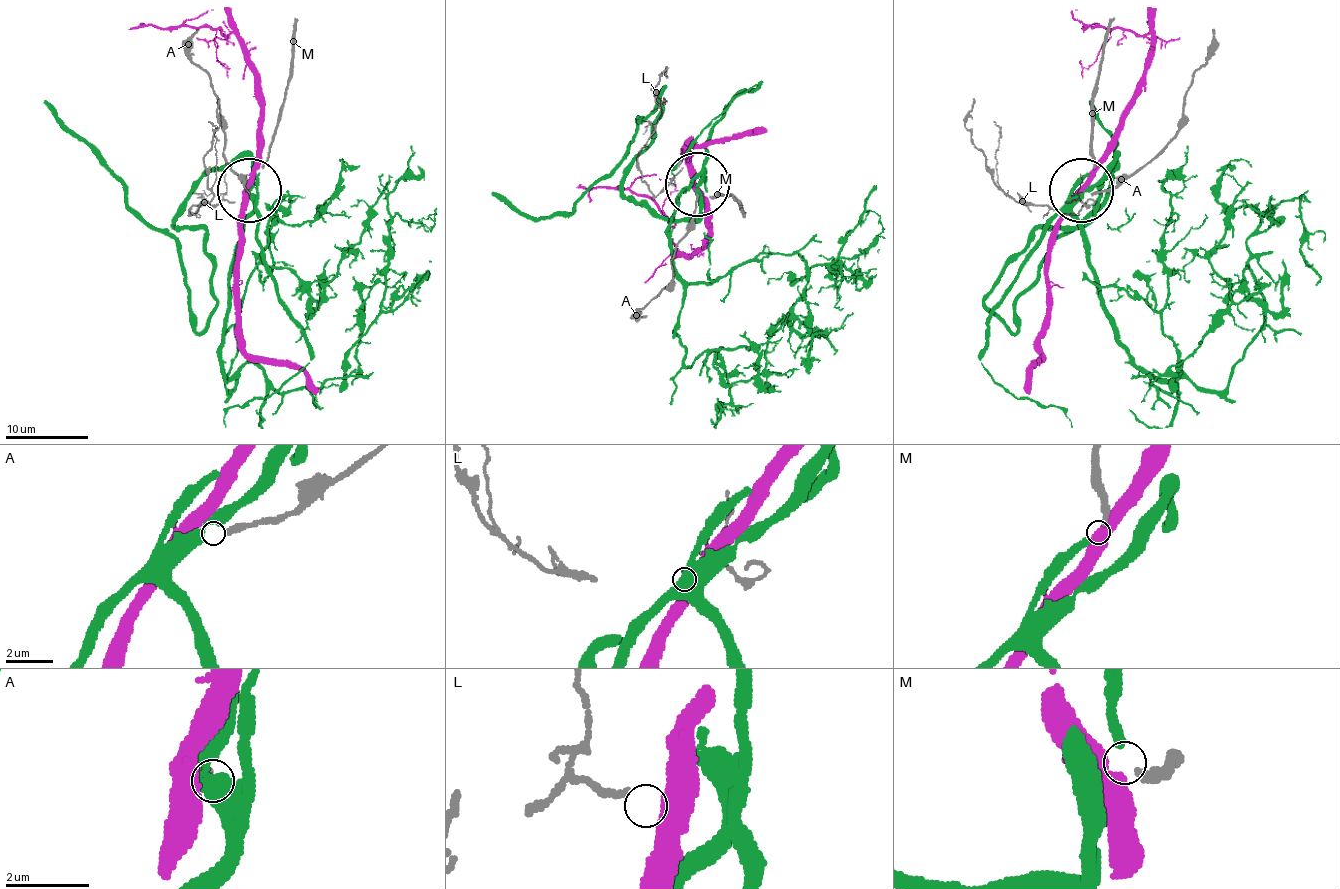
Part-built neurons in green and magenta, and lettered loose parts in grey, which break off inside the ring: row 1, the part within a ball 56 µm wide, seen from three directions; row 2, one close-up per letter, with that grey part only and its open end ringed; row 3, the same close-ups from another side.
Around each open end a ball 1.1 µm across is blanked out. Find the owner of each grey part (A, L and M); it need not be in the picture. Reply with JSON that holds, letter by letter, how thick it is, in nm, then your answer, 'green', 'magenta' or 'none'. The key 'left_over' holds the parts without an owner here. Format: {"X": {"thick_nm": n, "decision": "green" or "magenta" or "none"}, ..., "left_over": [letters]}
{"A": {"thick_nm": 240, "decision": "none"}, "L": {"thick_nm": 140, "decision": "magenta"}, "M": {"thick_nm": 240, "decision": "green"}, "left_over": ["A"]}

